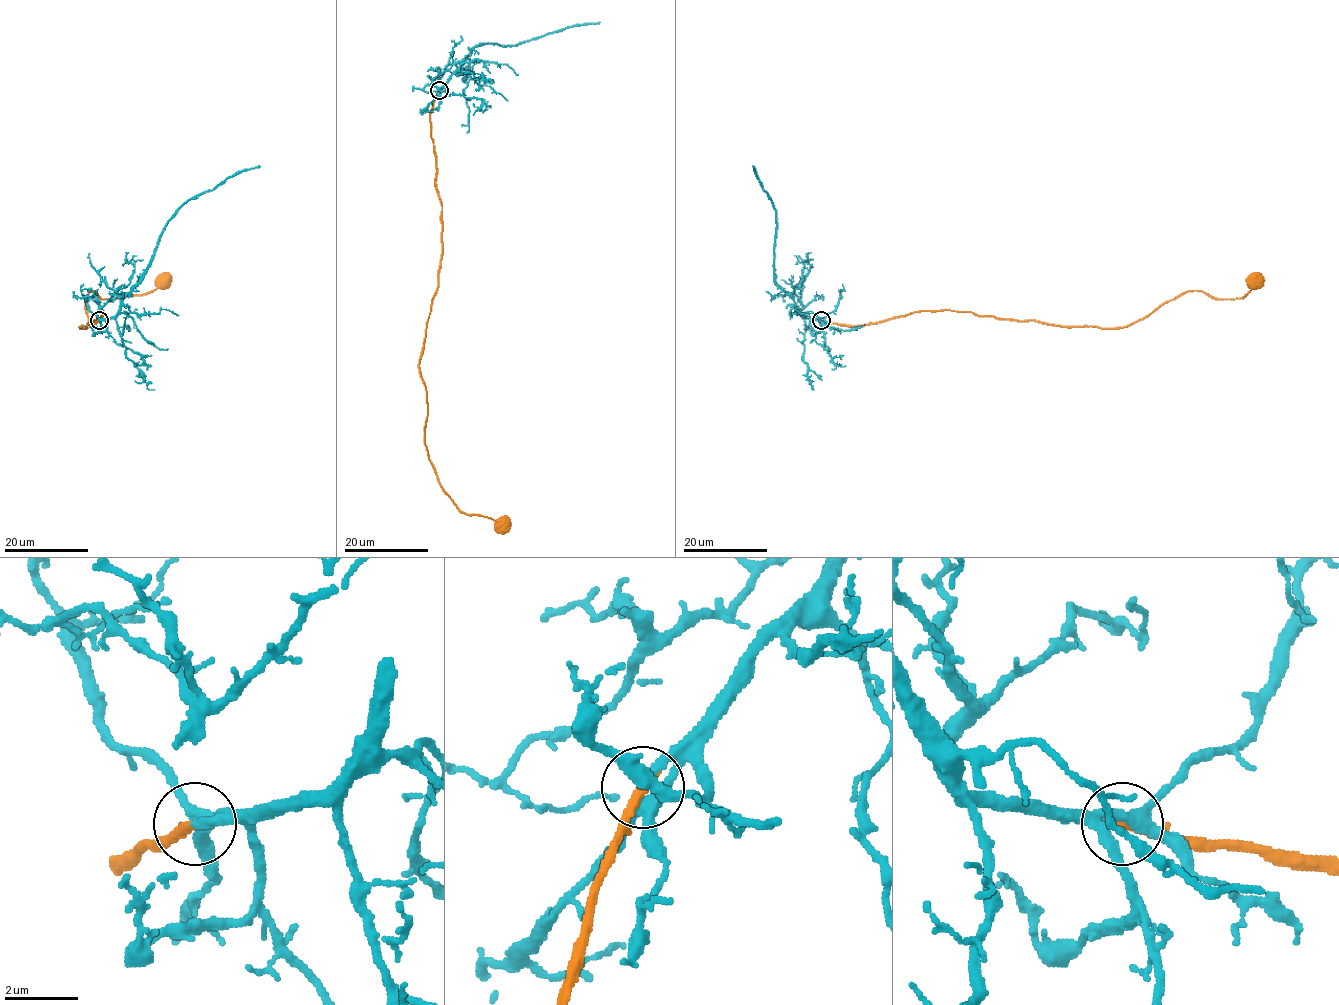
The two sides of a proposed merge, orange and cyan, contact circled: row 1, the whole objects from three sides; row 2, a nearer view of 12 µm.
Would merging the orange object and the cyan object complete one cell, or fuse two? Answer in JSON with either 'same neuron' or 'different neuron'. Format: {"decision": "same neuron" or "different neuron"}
{"decision": "same neuron"}

